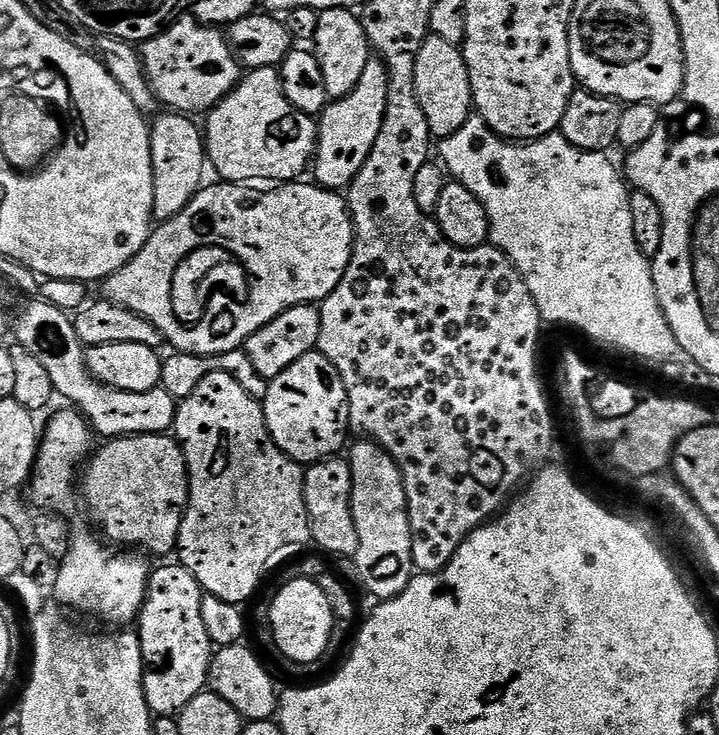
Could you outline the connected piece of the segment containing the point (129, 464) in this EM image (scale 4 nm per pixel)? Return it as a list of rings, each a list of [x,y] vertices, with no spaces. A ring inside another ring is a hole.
[[[168,434],[121,436],[109,439],[105,444],[108,445],[101,452],[99,449],[87,461],[82,472],[82,484],[84,480],[82,500],[84,496],[93,518],[100,523],[99,531],[109,541],[112,539],[113,545],[128,544],[124,546],[132,550],[139,550],[144,554],[151,554],[153,557],[154,555],[168,556],[171,552],[173,555],[177,551],[176,543],[184,521],[184,509],[188,507],[188,464],[184,461],[183,448]]]

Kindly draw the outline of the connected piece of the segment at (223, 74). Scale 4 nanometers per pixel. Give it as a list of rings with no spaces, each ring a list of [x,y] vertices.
[[[185,18],[169,24],[162,34],[143,41],[138,51],[157,101],[173,112],[207,114],[242,79],[242,65],[232,55],[227,35],[219,27],[201,24],[199,20]]]

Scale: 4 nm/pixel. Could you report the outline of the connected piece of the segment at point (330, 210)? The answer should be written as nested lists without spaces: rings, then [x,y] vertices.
[[[215,182],[201,187],[196,197],[172,220],[165,220],[148,237],[146,246],[122,270],[118,270],[107,280],[103,281],[103,295],[114,304],[120,304],[131,312],[137,312],[142,318],[149,320],[164,335],[169,345],[173,344],[176,352],[193,352],[195,356],[217,356],[227,352],[235,352],[243,349],[244,344],[262,326],[266,326],[278,314],[282,314],[288,308],[302,306],[303,304],[316,304],[326,299],[336,289],[338,282],[346,274],[346,270],[352,261],[352,248],[356,244],[356,225],[352,222],[352,210],[348,206],[347,199],[339,191],[322,188],[315,182],[284,182],[279,186],[272,186],[269,192],[263,192],[260,186],[245,186],[231,182]]]

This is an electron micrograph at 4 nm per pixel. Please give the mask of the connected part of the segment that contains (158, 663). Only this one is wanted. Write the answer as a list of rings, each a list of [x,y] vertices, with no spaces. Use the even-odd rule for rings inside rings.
[[[179,562],[157,567],[148,583],[148,597],[138,617],[138,635],[144,655],[144,693],[148,707],[157,717],[175,717],[185,706],[205,691],[208,684],[208,667],[212,664],[214,645],[207,633],[206,622],[202,618],[202,606],[206,593],[204,587]]]

